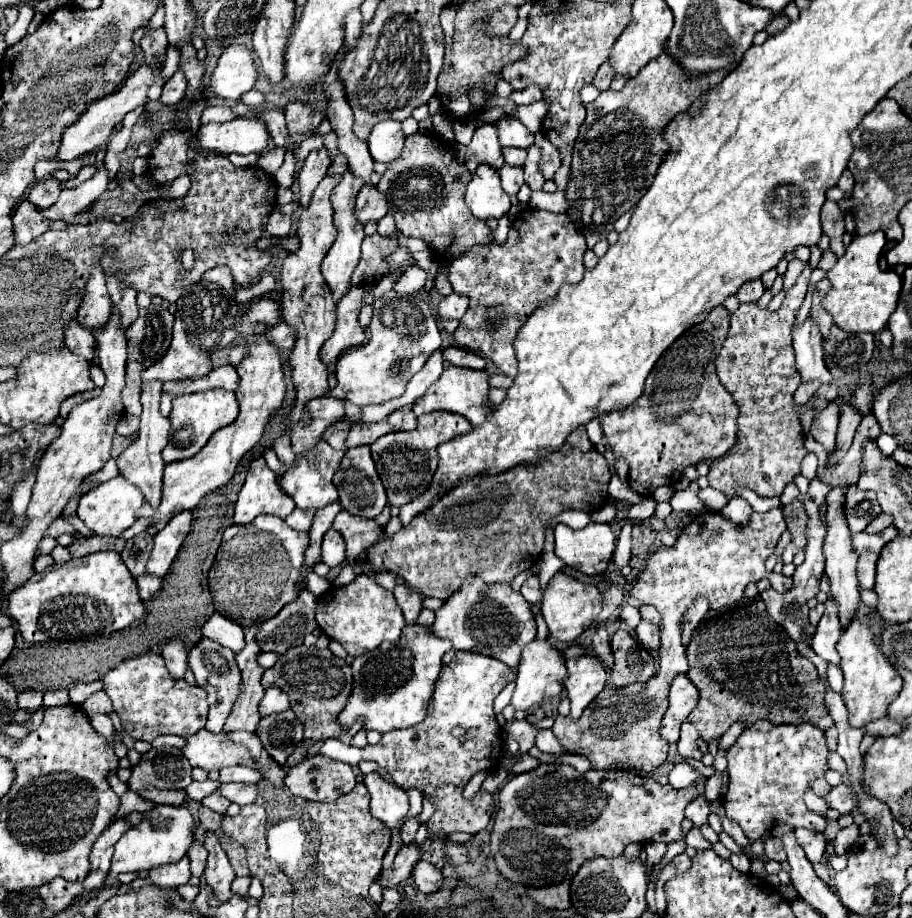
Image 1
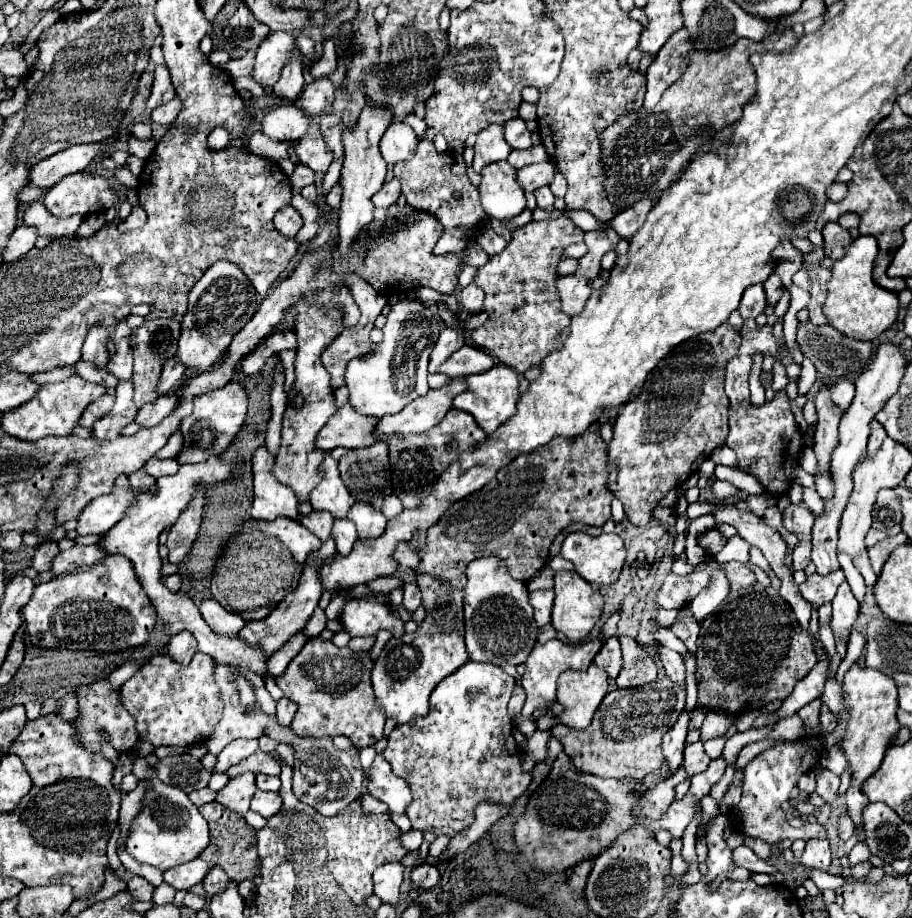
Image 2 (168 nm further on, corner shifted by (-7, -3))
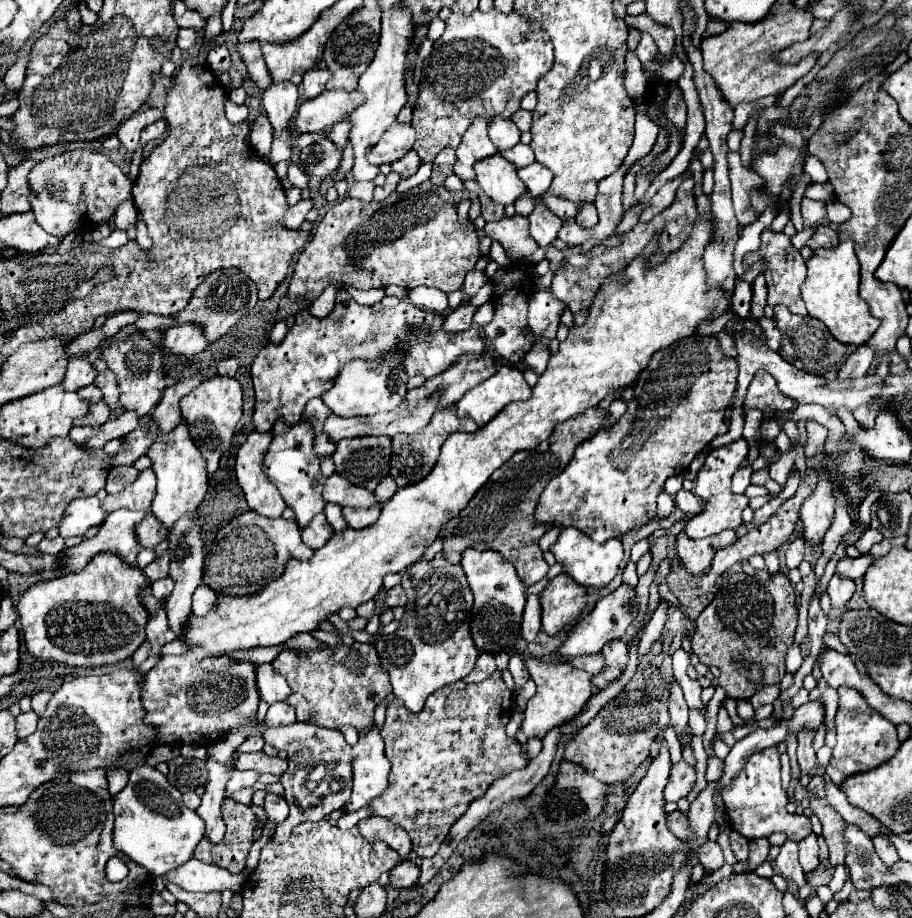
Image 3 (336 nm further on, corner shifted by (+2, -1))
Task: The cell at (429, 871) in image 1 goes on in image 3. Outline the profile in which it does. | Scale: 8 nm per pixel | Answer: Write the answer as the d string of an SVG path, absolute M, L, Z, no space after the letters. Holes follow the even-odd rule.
M401 861L389 871L389 883L393 887L413 887L419 879L419 867L413 861Z

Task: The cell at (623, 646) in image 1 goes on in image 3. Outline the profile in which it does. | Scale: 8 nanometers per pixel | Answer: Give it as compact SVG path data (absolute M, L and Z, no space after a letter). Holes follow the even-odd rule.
M611 641L611 645L605 645L601 655L605 657L605 667L601 673L591 677L591 683L595 689L607 687L611 681L615 681L627 667L627 645L623 641Z

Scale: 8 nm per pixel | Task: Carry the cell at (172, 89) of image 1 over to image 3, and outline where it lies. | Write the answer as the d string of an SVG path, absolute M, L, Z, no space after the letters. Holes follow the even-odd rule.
M159 119L159 121L155 121L153 125L149 125L149 127L145 127L141 131L141 143L147 145L149 141L155 141L155 139L163 137L165 131L167 131L167 121L165 119Z

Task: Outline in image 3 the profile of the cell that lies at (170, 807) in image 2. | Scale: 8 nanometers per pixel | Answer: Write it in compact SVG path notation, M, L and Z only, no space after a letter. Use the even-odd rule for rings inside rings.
M151 765L137 767L129 773L129 783L121 793L125 795L117 793L113 797L113 847L117 851L153 875L165 875L193 857L195 847L205 837L205 823L195 811L185 807L181 793L171 787L163 773Z

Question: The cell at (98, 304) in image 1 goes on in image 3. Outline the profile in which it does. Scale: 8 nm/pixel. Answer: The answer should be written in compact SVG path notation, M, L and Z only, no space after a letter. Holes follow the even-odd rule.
M71 357L67 365L67 375L63 379L63 387L67 391L77 391L85 385L93 385L97 377L97 371L87 361L87 357Z

